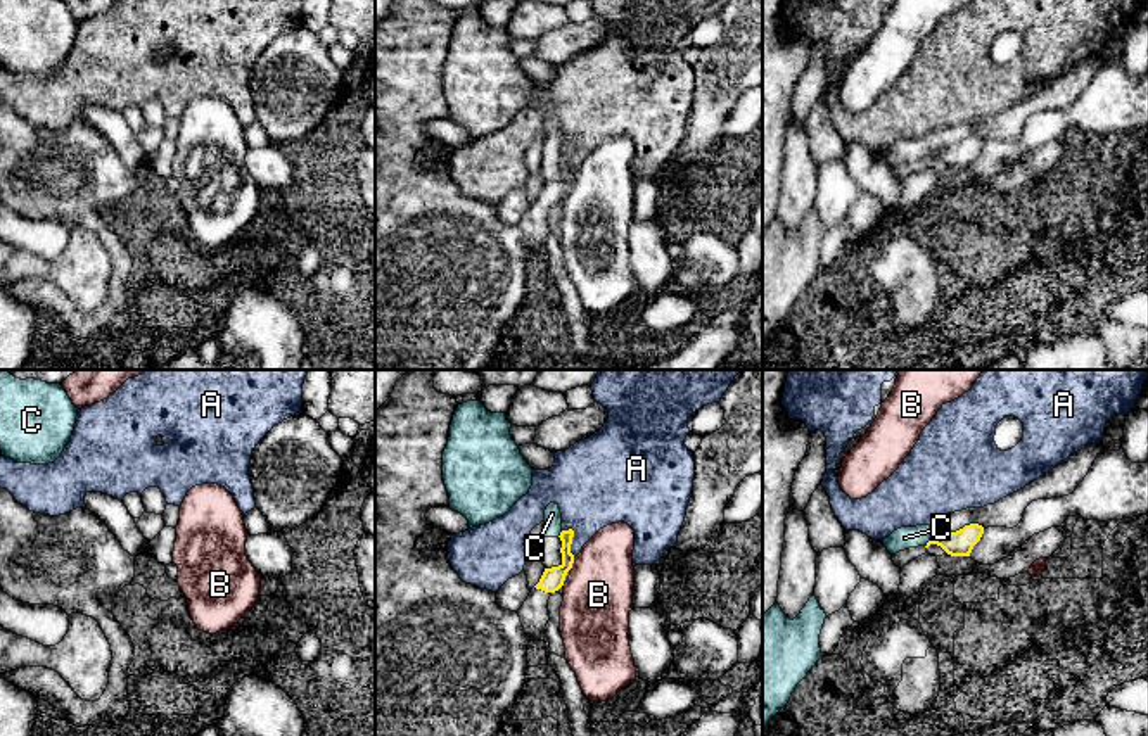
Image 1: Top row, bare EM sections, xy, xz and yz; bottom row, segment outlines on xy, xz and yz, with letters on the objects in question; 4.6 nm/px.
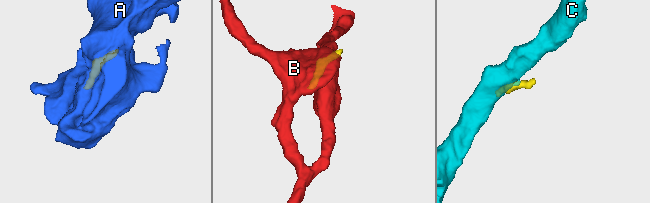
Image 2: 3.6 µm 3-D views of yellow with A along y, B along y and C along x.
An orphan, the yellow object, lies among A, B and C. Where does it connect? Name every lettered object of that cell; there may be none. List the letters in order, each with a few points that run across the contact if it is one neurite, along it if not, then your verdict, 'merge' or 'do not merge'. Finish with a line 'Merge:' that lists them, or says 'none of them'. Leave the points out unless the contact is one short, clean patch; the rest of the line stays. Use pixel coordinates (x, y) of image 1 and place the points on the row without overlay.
A: do not merge
B: do not merge
C: yz (931, 149), (925, 159) | do not merge
Merge: none of them

